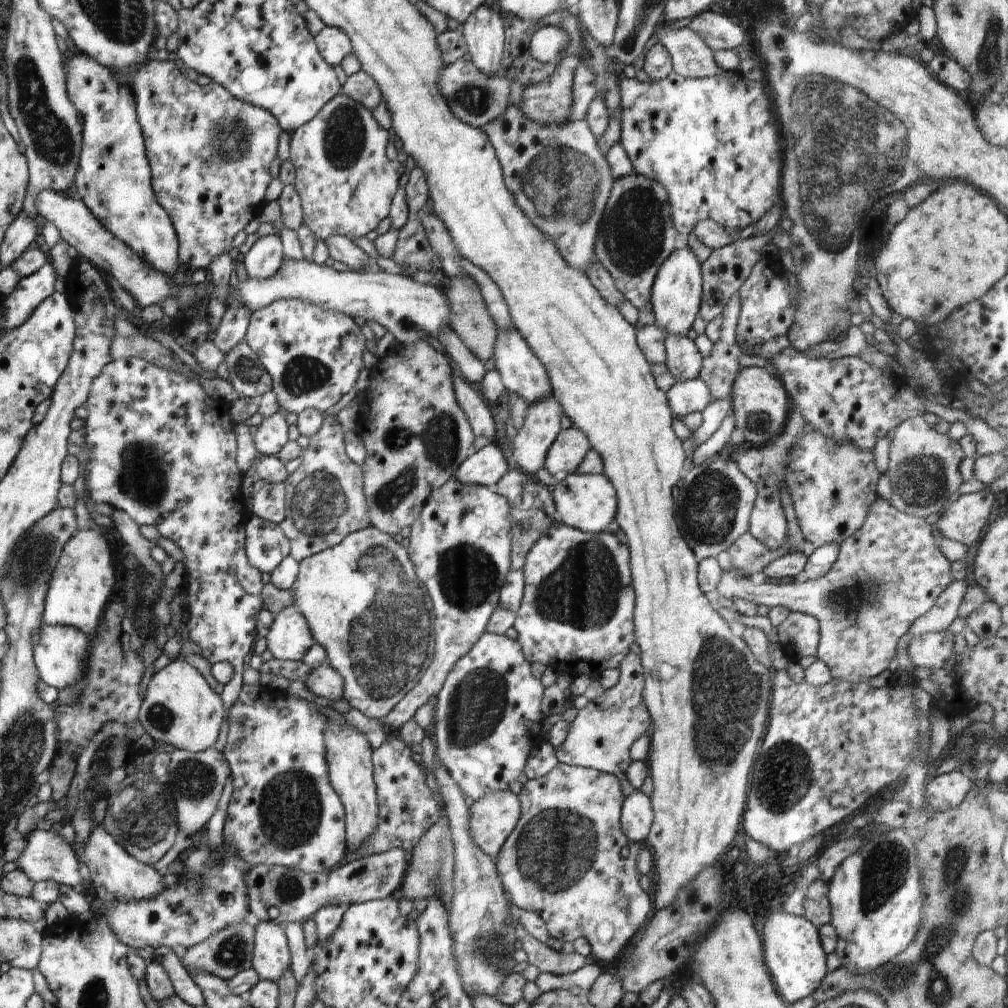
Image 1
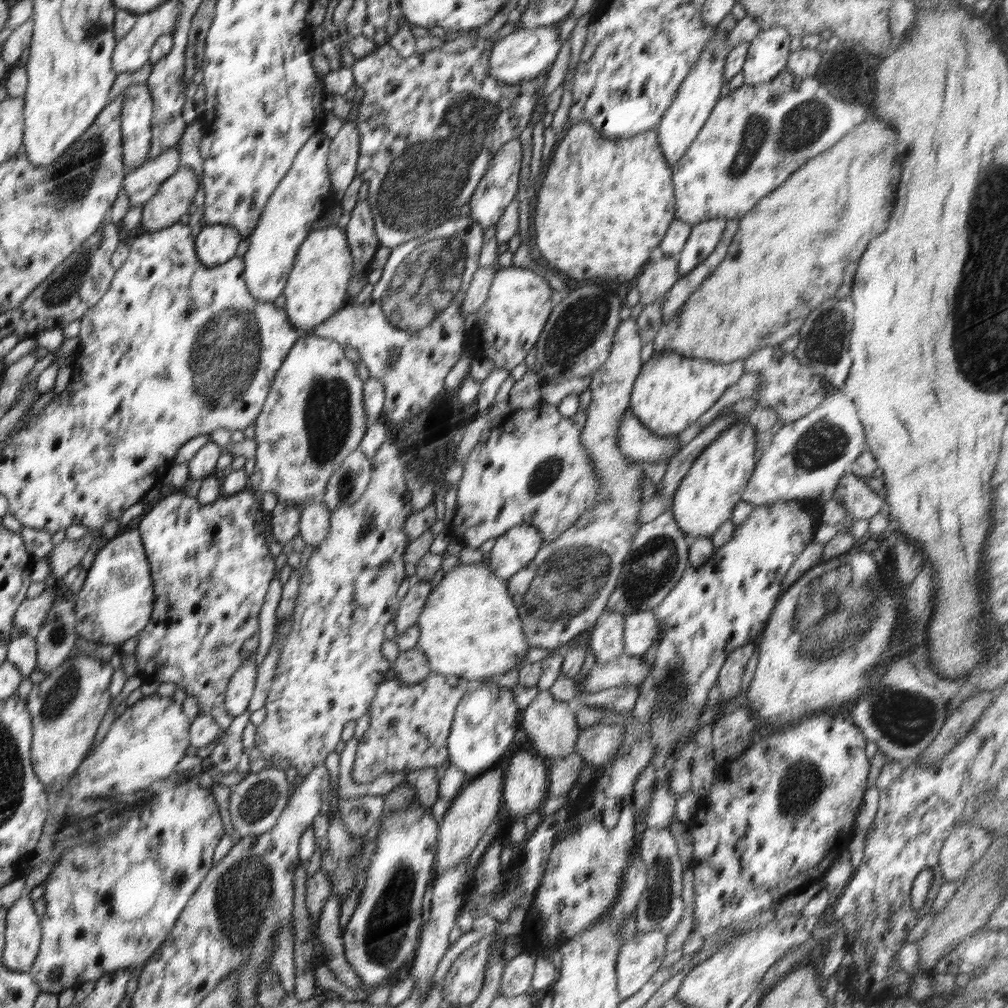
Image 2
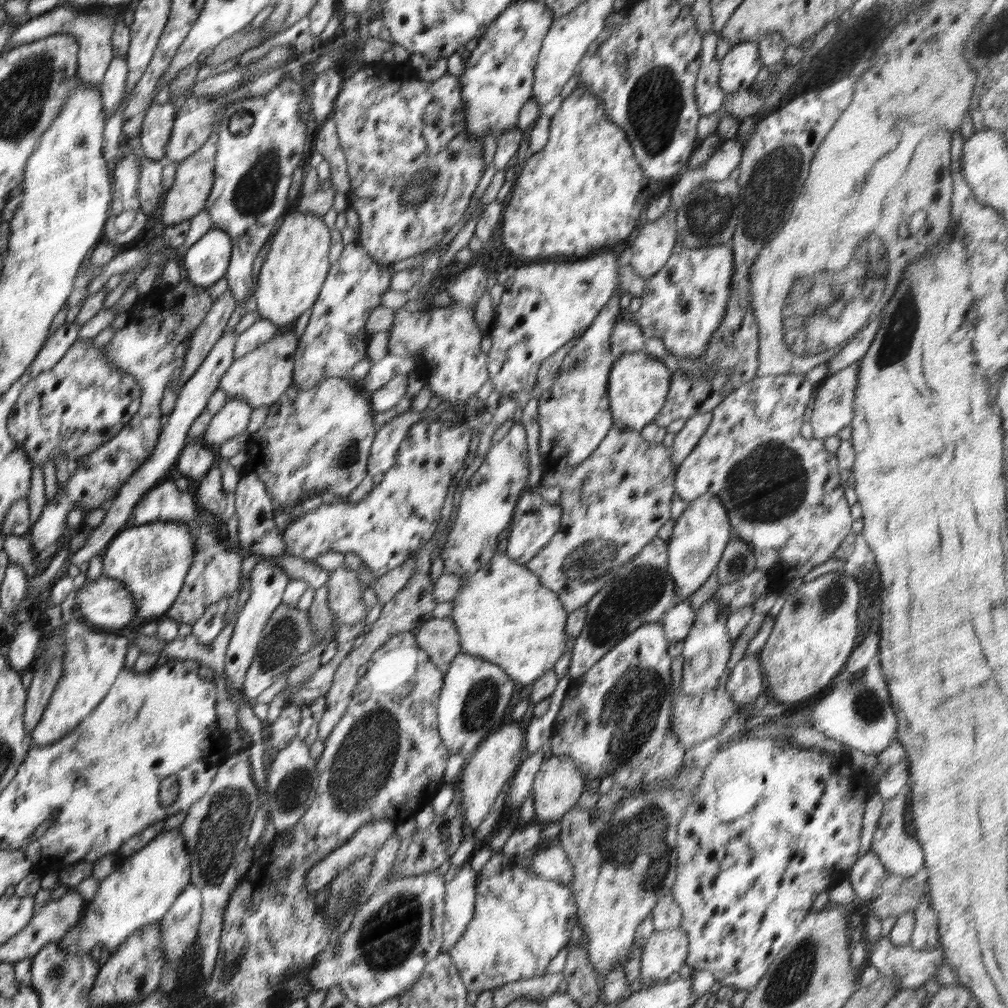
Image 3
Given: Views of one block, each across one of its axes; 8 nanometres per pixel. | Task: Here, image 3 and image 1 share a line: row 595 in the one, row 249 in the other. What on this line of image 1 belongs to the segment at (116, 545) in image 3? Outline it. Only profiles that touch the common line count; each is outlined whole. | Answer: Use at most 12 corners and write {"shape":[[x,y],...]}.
{"shape":[[68,53],[78,197],[154,271],[179,241],[156,201],[135,96]]}

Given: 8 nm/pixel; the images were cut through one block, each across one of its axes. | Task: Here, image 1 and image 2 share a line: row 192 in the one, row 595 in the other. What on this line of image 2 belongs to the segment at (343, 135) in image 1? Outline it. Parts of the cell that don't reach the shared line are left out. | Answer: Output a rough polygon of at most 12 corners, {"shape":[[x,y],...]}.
{"shape":[[398,428],[300,577],[255,747],[305,777],[369,714],[413,513]]}

